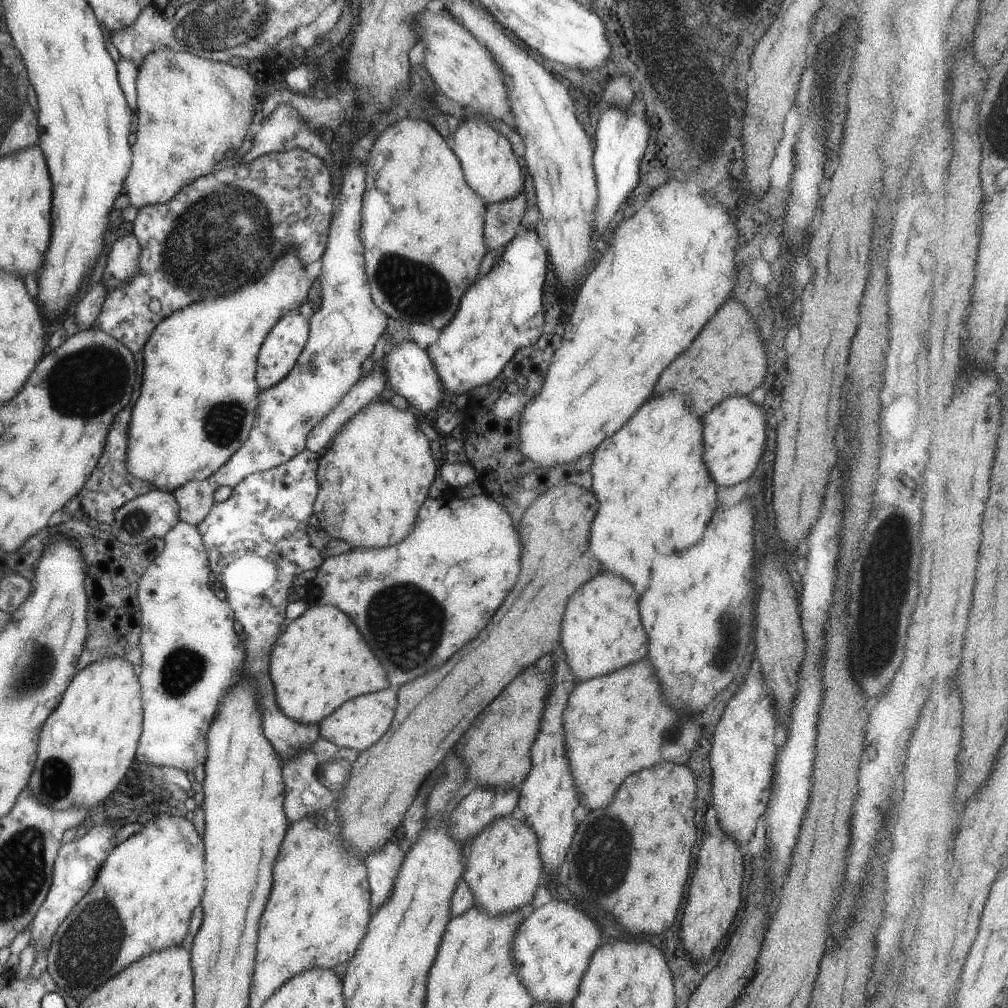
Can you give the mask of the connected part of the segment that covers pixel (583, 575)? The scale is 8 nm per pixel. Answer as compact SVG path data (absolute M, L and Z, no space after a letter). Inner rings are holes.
M559 484L537 496L520 518L519 578L491 622L445 664L399 686L397 708L387 732L373 746L359 752L351 764L351 778L345 788L335 792L335 807L343 820L340 836L361 856L381 846L393 834L391 830L401 824L403 812L413 802L419 784L469 728L475 714L517 672L557 648L559 622L567 598L601 570L601 564L587 552L587 534L595 510L597 500L593 500L593 494L574 484Z

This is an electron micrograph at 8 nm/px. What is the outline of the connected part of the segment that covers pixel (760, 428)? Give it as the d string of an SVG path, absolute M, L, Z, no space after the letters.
M729 396L703 416L702 459L717 486L731 486L751 476L765 442L765 414L747 396Z

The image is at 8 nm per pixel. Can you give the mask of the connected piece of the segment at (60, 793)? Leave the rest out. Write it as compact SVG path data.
M101 658L77 671L69 682L57 708L45 720L45 732L41 732L33 776L29 776L27 785L27 792L31 792L49 810L88 810L103 802L125 776L134 761L143 721L137 671L138 668L121 658Z

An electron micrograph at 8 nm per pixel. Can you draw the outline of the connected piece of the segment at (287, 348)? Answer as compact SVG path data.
M299 312L285 313L269 329L256 356L258 389L277 384L295 364L308 335L308 321Z

